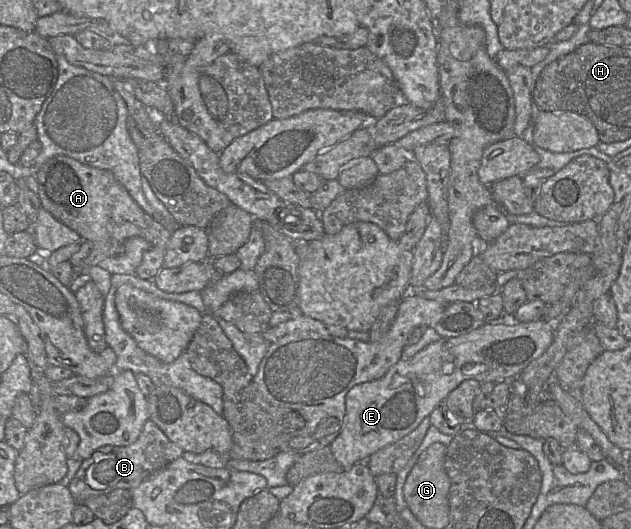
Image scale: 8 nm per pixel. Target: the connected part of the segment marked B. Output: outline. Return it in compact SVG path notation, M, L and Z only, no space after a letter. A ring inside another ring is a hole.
M148 420L138 439L129 446L102 446L93 454L83 459L79 470L68 485L68 488L77 504L92 496L105 494L115 489L132 490L153 473L164 468L174 460L182 457L184 450L170 441L163 431L152 421ZM91 477L96 482L108 484L105 489L93 489L88 484Z

